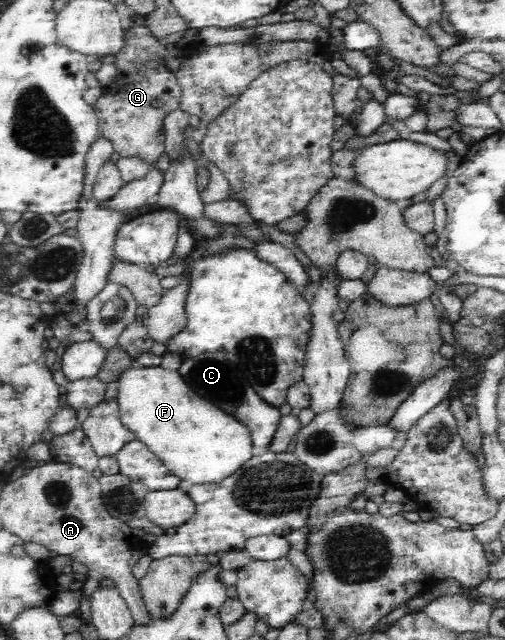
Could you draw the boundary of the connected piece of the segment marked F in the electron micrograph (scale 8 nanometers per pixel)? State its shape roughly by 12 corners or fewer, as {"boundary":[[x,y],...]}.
{"boundary":[[130,368],[121,421],[182,485],[253,457],[246,425],[178,370]]}

